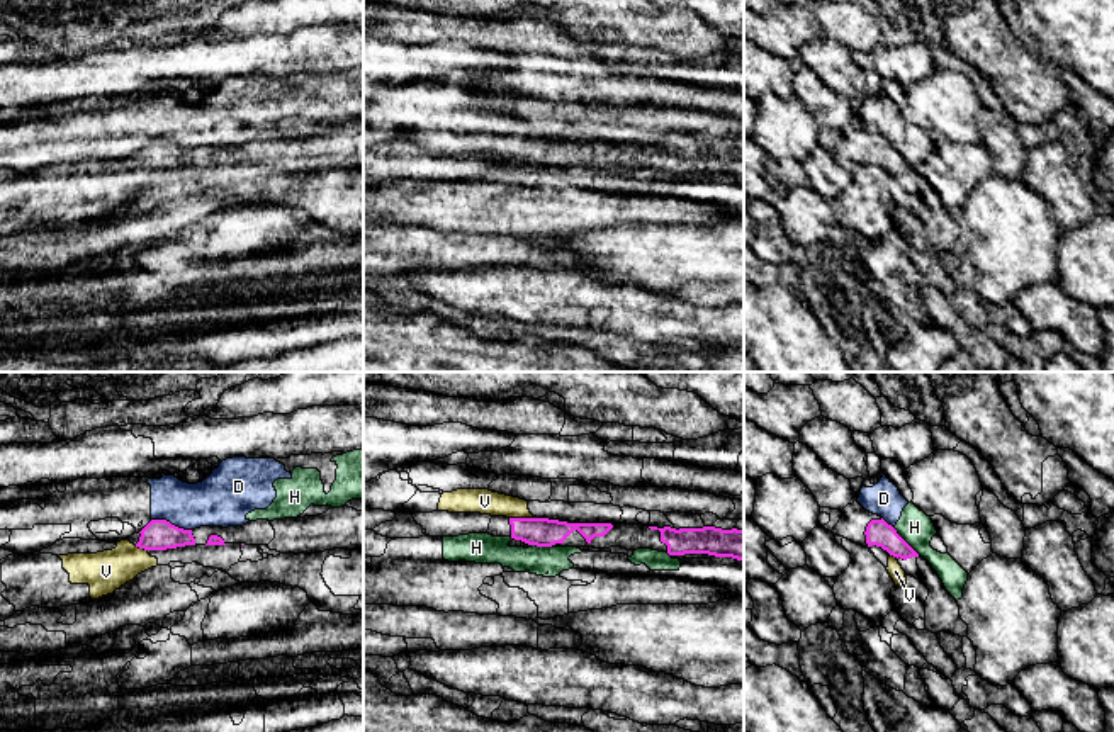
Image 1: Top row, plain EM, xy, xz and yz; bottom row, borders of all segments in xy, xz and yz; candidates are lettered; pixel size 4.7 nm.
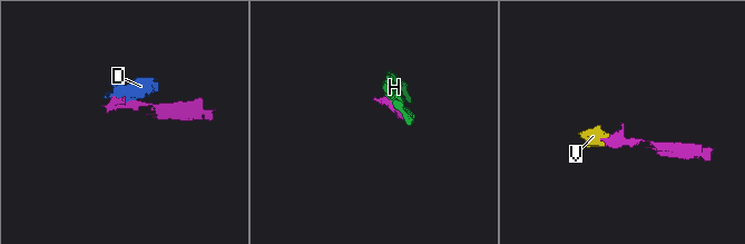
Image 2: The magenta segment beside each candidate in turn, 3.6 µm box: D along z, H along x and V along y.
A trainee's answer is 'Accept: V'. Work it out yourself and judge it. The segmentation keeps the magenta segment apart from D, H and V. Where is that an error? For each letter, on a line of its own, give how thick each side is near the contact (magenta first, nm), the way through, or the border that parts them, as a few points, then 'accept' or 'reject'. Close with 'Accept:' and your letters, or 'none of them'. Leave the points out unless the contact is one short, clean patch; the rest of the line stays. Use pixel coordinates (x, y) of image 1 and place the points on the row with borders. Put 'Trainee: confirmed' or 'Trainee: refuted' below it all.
D: 140/240 nm | along xy (151, 518), (165, 518), (191, 530) | reject
H: 120/160 nm | reject
V: 140/120 nm | across xz (542, 532), (537, 532), (523, 518), (510, 506), (484, 501) | accept
Accept: V
Trainee: confirmed

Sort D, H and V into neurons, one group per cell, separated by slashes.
D H / V

